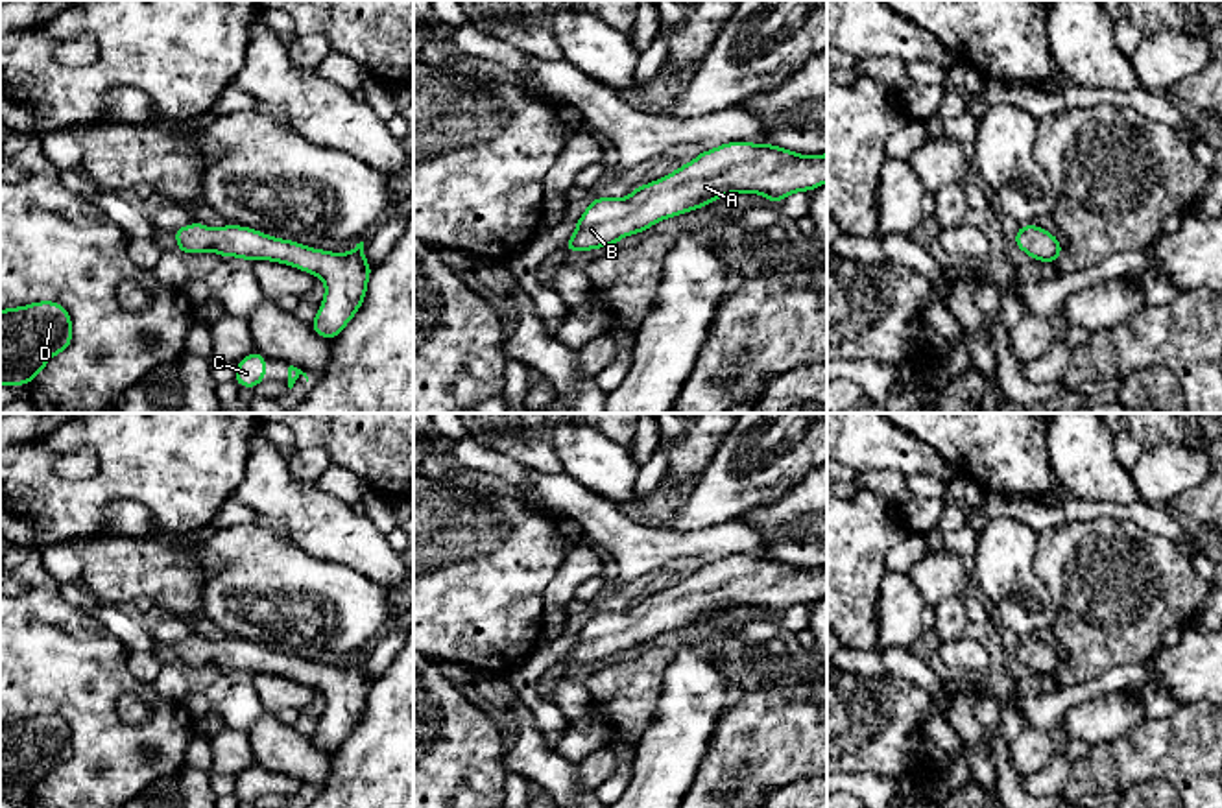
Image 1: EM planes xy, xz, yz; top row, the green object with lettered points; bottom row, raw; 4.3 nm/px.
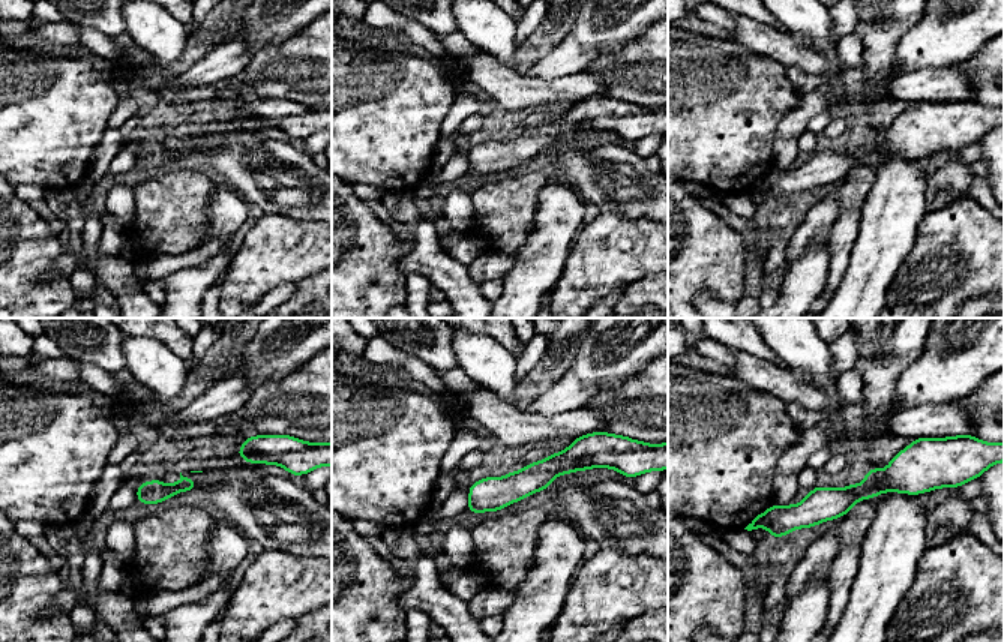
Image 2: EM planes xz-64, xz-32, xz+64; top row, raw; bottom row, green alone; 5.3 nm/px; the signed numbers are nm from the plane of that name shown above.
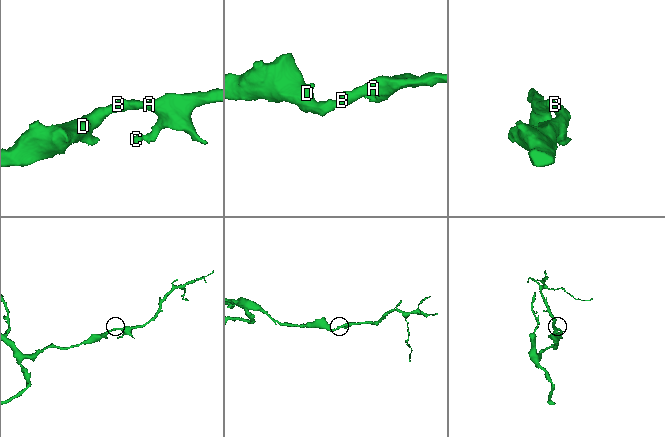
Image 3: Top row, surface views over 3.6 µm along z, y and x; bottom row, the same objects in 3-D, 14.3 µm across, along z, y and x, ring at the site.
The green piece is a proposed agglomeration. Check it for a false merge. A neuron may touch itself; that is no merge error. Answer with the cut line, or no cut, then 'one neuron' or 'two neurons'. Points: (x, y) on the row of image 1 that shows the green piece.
cut none; one neuron

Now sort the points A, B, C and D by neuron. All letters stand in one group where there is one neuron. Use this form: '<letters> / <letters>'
A B C D

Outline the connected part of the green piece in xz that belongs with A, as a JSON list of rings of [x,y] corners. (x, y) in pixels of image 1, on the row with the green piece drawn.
[[[727,142],[714,149],[700,151],[694,160],[679,166],[663,179],[633,188],[626,199],[594,197],[576,221],[576,231],[572,238],[563,244],[563,249],[570,253],[613,247],[620,238],[633,232],[644,234],[648,227],[661,220],[698,210],[727,194],[762,194],[770,203],[777,205],[790,194],[801,190],[812,192],[825,183],[827,153],[803,157],[773,144]]]

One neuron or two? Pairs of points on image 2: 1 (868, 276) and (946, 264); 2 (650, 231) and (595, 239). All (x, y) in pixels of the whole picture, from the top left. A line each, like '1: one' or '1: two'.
1: two
2: one

